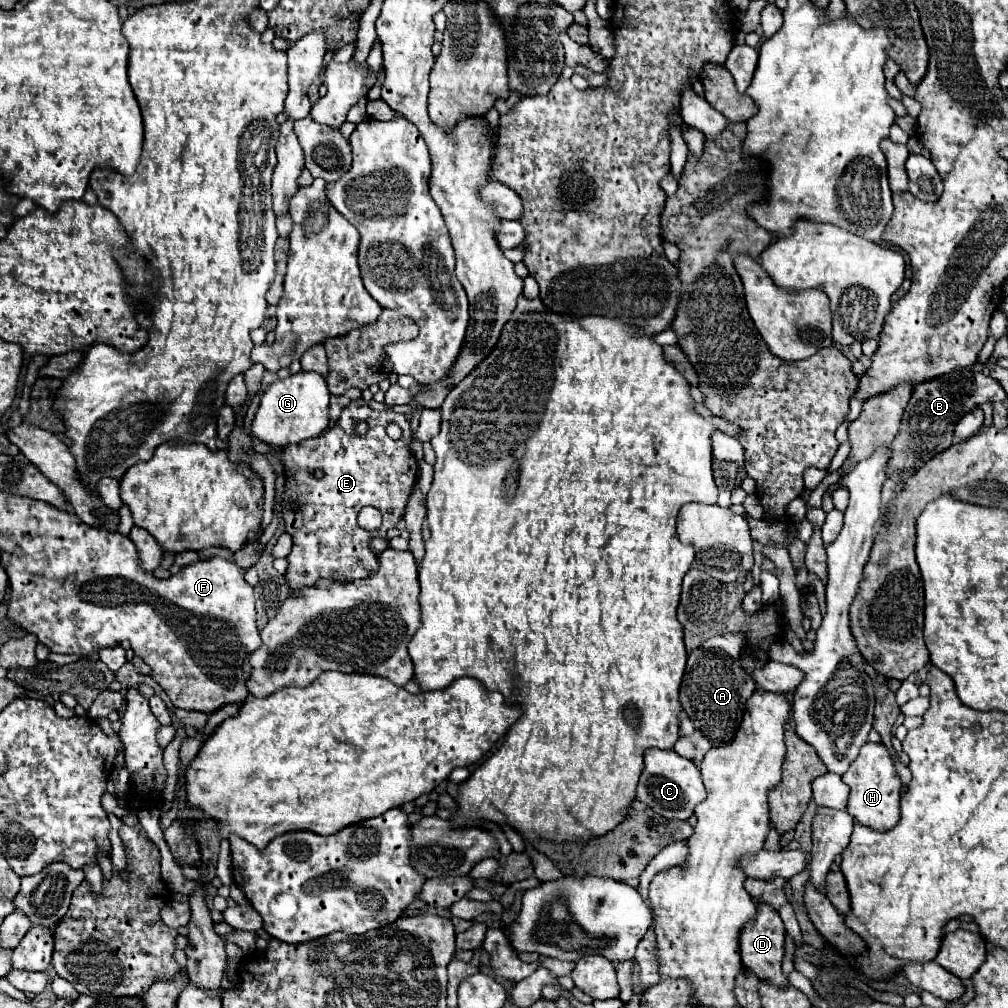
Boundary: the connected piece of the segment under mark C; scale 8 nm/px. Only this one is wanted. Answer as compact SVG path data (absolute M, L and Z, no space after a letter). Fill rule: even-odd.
M651 748L645 752L645 768L639 778L635 798L665 818L687 820L689 816L693 816L695 806L705 800L705 788L699 768L691 760L679 756L675 750Z

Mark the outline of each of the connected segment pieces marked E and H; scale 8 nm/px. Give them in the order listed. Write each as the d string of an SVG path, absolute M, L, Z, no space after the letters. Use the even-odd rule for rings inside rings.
M353 400L341 410L333 428L317 438L289 444L281 450L281 464L285 468L281 520L285 522L285 532L293 538L293 548L287 556L289 568L285 572L289 596L315 586L321 578L337 582L343 576L341 582L351 582L379 570L379 554L371 548L371 540L387 538L387 530L397 526L417 480L417 460L407 450L409 436L407 416L393 410L375 412L367 404ZM359 420L369 424L365 436L353 434L353 426ZM391 422L403 430L399 440L387 436ZM317 470L323 470L321 478L315 476ZM361 506L375 506L383 514L379 530L367 532L359 528L357 512Z
M883 742L863 744L859 756L851 762L851 768L843 774L843 782L851 788L847 812L859 822L875 830L889 830L899 822L899 798L901 798L901 778L895 768L895 760Z

